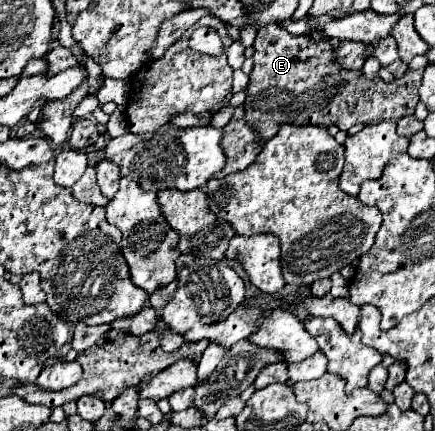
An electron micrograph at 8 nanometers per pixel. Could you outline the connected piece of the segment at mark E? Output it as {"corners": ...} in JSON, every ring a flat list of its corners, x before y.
{"corners":[[267,24,259,28,253,46,255,66,249,74,245,116,263,142,267,142,281,124,333,124,339,130,349,130,355,124,375,124,411,116,419,102,417,86,413,84,387,84,379,76,365,78,363,70,345,70,341,62,337,62,335,48,329,40,291,36,279,28,279,24]]}

